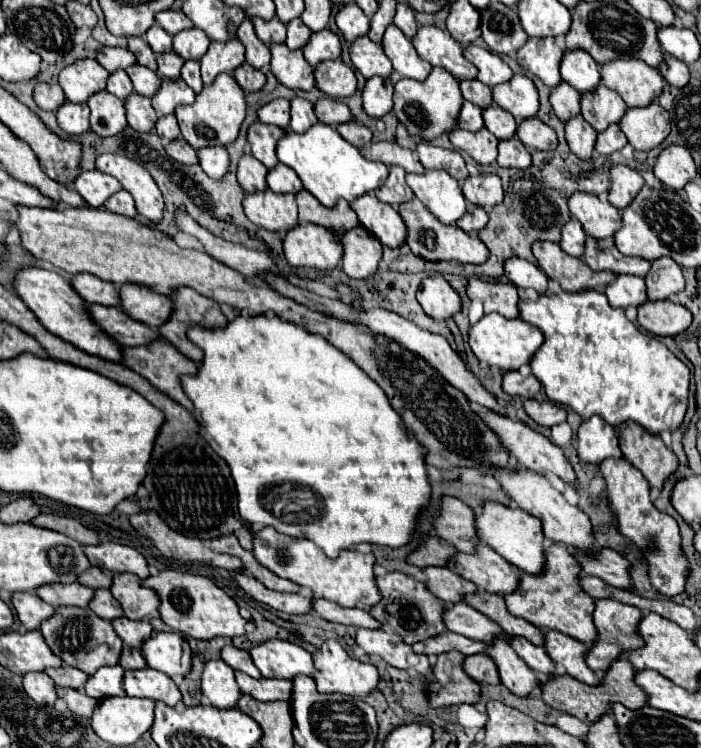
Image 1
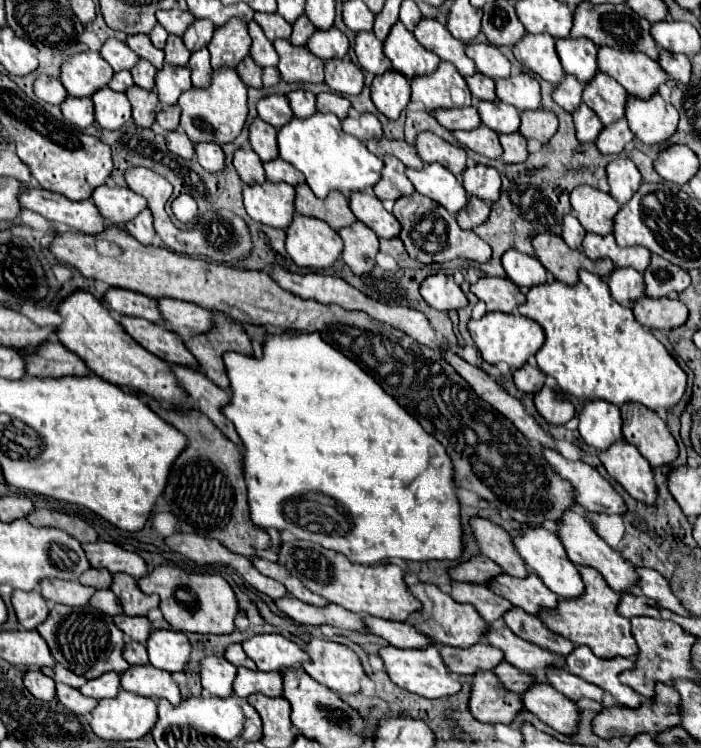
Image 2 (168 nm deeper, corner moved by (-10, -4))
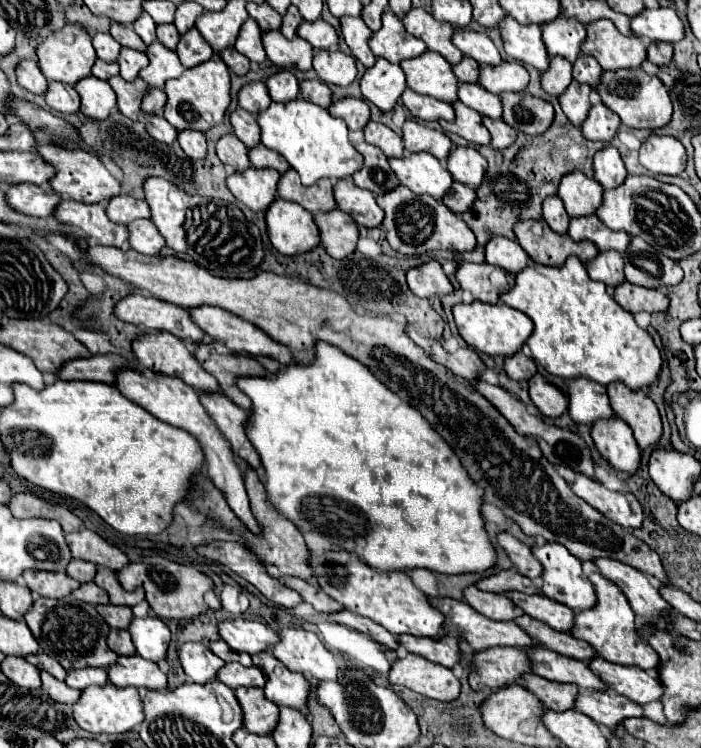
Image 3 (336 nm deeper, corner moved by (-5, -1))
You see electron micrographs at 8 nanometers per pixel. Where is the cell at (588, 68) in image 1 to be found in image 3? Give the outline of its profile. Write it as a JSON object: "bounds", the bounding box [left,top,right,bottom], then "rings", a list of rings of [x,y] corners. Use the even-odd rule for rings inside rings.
{"bounds":[543,17,585,63],"rings":[[[559,17],[543,29],[543,43],[547,47],[547,53],[551,57],[563,57],[569,63],[575,63],[575,59],[581,53],[581,43],[585,41],[585,25],[581,25],[575,19]]]}

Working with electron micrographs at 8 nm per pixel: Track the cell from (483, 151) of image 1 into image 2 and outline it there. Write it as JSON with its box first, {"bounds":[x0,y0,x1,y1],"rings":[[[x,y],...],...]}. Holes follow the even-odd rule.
{"bounds":[452,124,502,158],"rings":[[[480,124],[478,128],[470,130],[470,132],[462,132],[462,130],[454,130],[452,136],[466,148],[478,152],[478,154],[484,154],[488,158],[500,158],[502,154],[502,146],[498,142],[498,134],[494,130],[490,130],[488,126]]]}

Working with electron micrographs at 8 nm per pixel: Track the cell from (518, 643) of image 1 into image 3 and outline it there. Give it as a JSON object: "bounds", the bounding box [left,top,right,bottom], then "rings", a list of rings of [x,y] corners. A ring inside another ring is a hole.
{"bounds":[575,691,641,729],"rings":[[[585,691],[575,697],[575,711],[613,729],[625,717],[641,717],[641,707],[613,691]]]}

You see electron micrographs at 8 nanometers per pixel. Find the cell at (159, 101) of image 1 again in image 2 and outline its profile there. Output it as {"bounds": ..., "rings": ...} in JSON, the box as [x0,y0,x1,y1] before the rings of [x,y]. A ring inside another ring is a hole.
{"bounds":[156,62,192,106],"rings":[[[164,62],[164,66],[156,74],[156,92],[164,106],[172,106],[178,102],[178,94],[192,88],[188,66],[174,66]]]}

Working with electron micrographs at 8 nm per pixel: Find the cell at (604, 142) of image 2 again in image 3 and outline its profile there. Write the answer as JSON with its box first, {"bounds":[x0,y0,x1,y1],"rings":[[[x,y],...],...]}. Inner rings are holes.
{"bounds":[581,101,621,143],"rings":[[[601,101],[595,103],[589,111],[589,117],[585,119],[585,123],[581,125],[581,131],[587,139],[591,141],[601,141],[601,143],[609,143],[617,131],[621,127],[621,119],[619,115],[615,115],[607,105],[603,105]]]}

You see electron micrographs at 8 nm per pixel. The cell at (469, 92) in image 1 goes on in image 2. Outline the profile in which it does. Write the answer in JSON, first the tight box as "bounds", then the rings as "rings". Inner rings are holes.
{"bounds":[466,72,496,102],"rings":[[[476,72],[476,74],[472,74],[472,76],[466,78],[466,84],[468,84],[474,100],[490,100],[490,102],[496,100],[494,80],[492,80],[492,78]]]}

